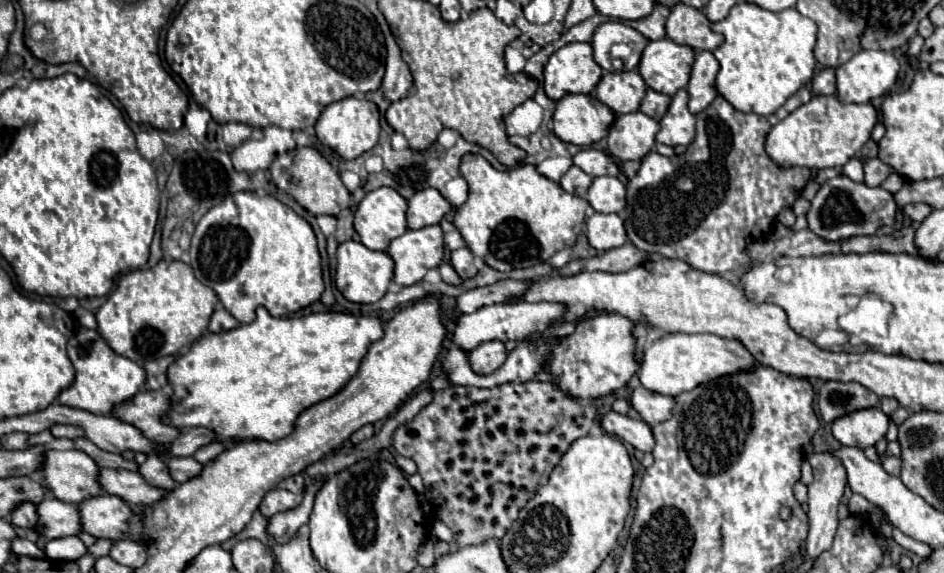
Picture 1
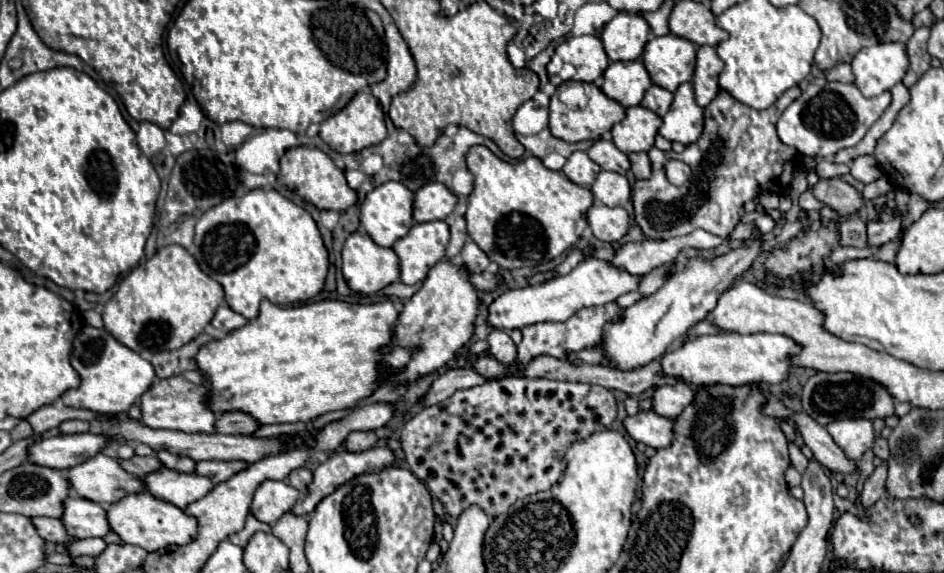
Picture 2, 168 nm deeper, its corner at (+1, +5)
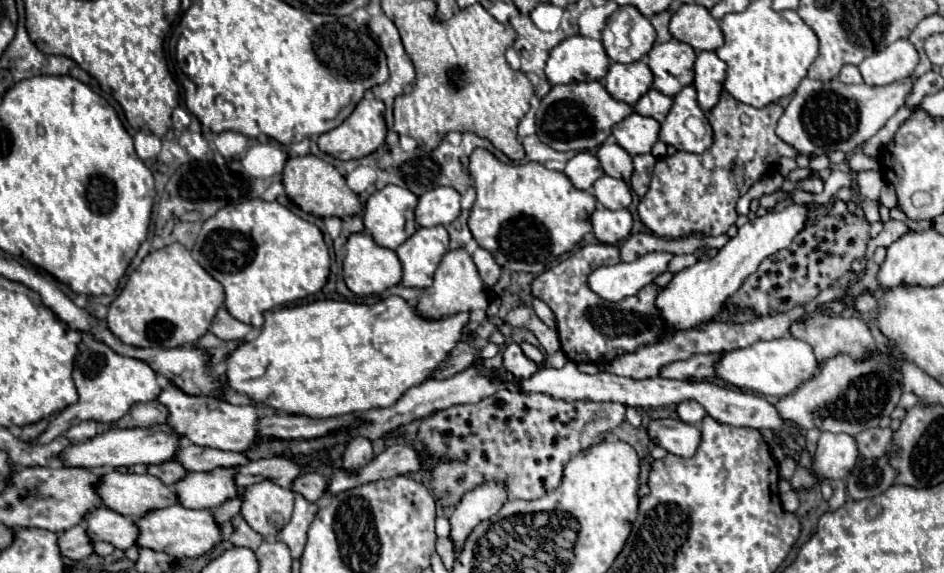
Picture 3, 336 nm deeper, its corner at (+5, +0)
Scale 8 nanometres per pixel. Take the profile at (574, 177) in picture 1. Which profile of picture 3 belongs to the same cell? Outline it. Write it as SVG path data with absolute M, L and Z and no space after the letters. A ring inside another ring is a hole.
M582 151L566 163L564 173L568 175L568 179L576 189L592 191L592 185L604 175L604 169L600 167L600 161L594 153Z

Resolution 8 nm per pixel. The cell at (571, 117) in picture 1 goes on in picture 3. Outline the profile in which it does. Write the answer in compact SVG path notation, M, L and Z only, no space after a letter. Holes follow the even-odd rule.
M600 81L554 85L536 109L536 135L554 151L596 151L612 135L612 127L632 111L630 105L614 99Z

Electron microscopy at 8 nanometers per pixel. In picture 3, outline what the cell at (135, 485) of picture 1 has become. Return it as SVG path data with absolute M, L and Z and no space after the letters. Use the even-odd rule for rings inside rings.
M218 467L208 473L188 473L176 483L176 495L188 509L216 509L238 495L234 479L234 467Z

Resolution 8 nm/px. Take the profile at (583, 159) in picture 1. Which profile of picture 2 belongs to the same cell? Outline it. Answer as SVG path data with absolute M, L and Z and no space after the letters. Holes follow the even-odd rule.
M596 140L588 152L592 162L596 162L602 170L612 170L612 172L618 172L618 174L626 174L628 168L630 168L630 162L628 162L628 156L624 152L620 152L612 142L608 140Z

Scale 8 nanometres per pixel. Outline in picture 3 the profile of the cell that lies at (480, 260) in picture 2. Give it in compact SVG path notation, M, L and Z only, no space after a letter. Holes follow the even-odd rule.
M478 247L478 249L474 251L472 259L474 259L474 263L476 263L476 267L478 267L480 277L484 279L484 283L486 283L488 287L494 287L494 285L498 283L500 275L502 275L502 267L494 261L492 253L488 253L486 249Z

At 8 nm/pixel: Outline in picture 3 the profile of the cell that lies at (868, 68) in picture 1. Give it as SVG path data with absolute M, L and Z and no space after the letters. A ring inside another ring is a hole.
M898 39L886 49L864 59L858 69L866 85L884 85L908 77L916 69L918 61L920 57L916 47L908 39Z

